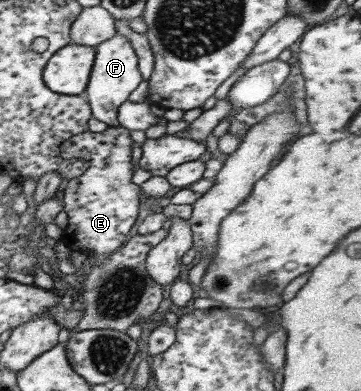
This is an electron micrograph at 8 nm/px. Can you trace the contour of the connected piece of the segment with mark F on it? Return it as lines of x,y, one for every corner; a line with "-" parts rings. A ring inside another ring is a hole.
116,33
111,39
103,41
95,49
95,60
91,69
89,84
87,85
87,97
95,119
103,121
108,126
119,126
118,109
127,101
129,95
134,92
142,82
142,76
138,69
138,56
132,47
129,38
121,33

